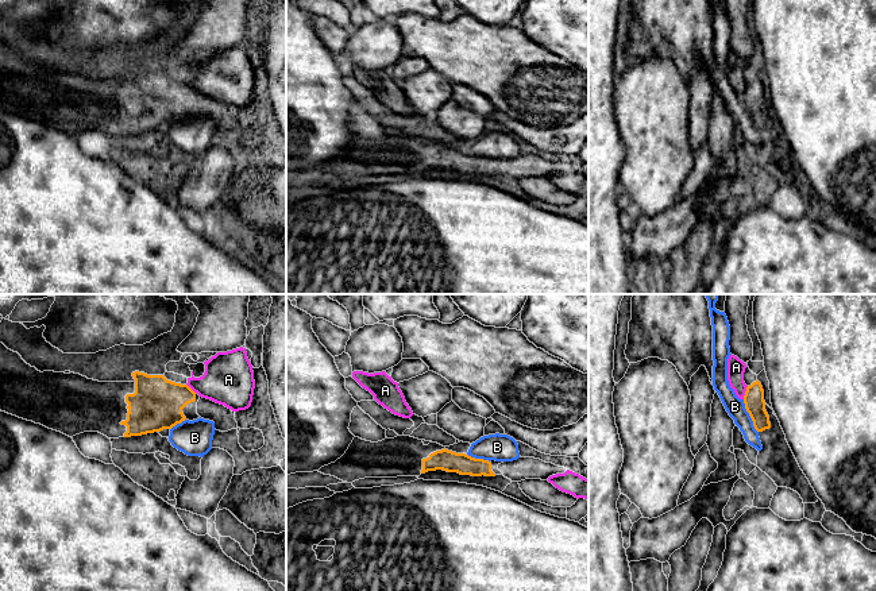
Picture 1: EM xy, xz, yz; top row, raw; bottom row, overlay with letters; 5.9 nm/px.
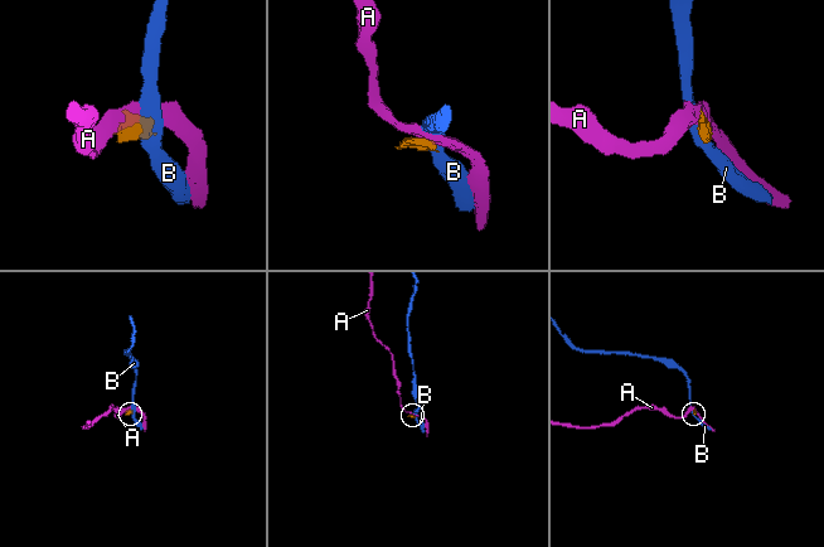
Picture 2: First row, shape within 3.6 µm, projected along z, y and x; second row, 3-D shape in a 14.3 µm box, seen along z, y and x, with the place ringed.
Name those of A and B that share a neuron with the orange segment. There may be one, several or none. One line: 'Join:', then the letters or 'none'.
Join: none

